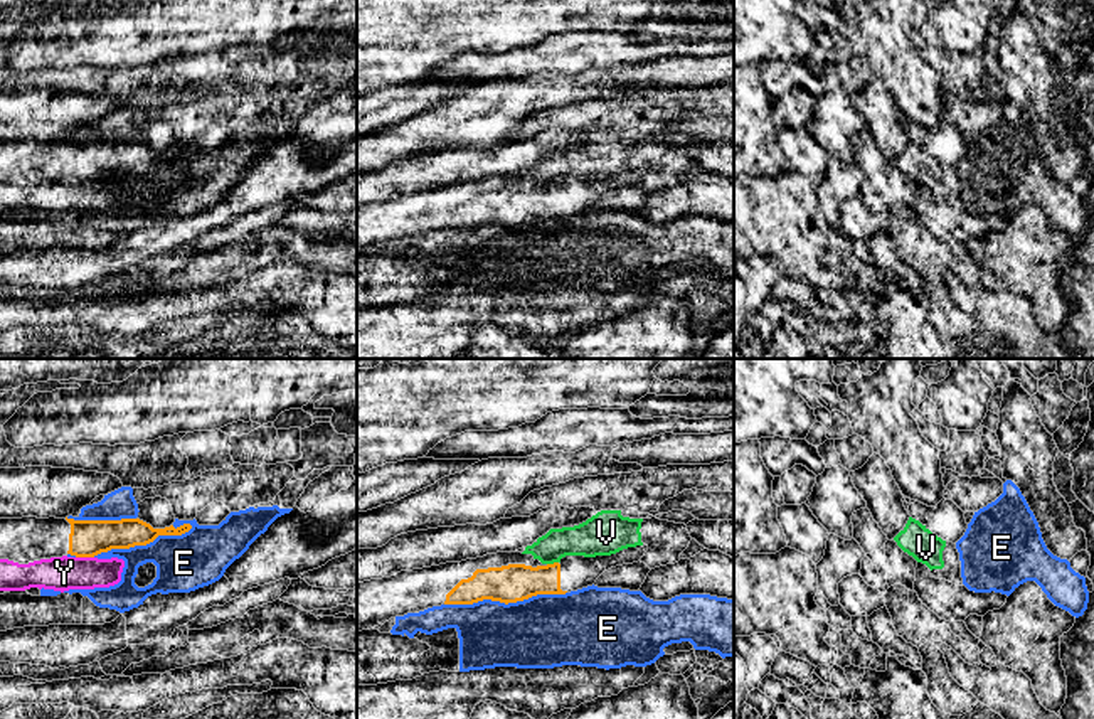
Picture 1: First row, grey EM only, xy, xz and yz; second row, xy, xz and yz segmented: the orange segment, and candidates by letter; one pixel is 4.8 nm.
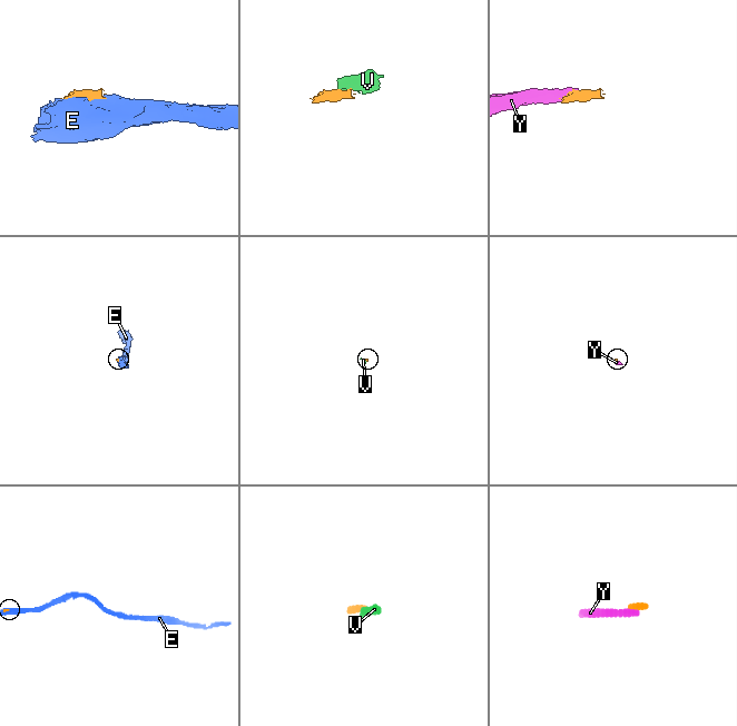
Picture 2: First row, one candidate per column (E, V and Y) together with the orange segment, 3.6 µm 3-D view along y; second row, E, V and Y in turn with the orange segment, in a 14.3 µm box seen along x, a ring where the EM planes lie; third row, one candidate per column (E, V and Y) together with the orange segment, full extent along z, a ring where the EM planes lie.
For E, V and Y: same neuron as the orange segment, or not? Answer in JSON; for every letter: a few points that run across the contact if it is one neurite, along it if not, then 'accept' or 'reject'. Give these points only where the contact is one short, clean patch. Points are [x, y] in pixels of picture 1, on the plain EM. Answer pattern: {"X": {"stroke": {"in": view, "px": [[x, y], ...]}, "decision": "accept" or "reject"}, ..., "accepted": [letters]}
{"E": {"decision": "reject"}, "V": {"decision": "reject"}, "Y": {"stroke": {"in": "xy", "px": [[76, 179], [93, 181]]}, "decision": "reject"}, "accepted": []}

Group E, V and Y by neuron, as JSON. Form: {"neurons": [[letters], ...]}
{"neurons": [["E"], ["V", "Y"]]}

